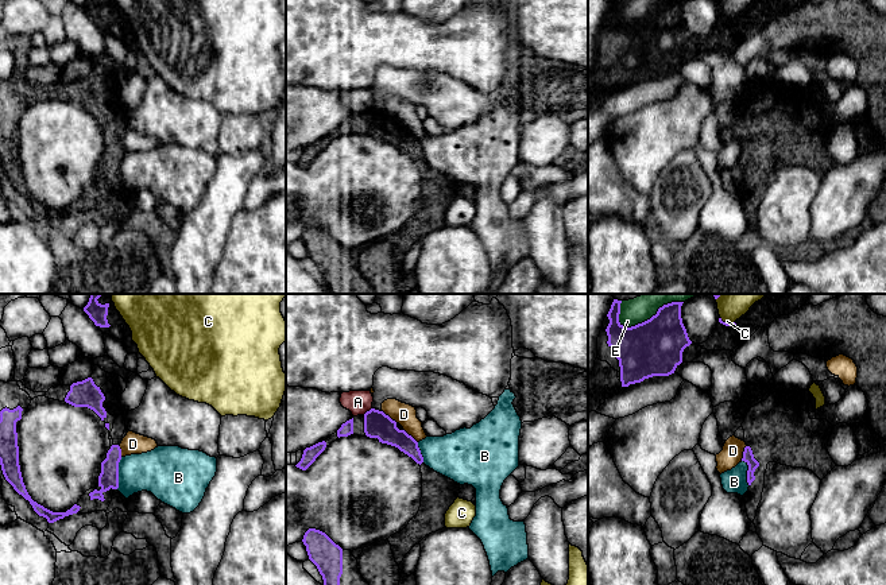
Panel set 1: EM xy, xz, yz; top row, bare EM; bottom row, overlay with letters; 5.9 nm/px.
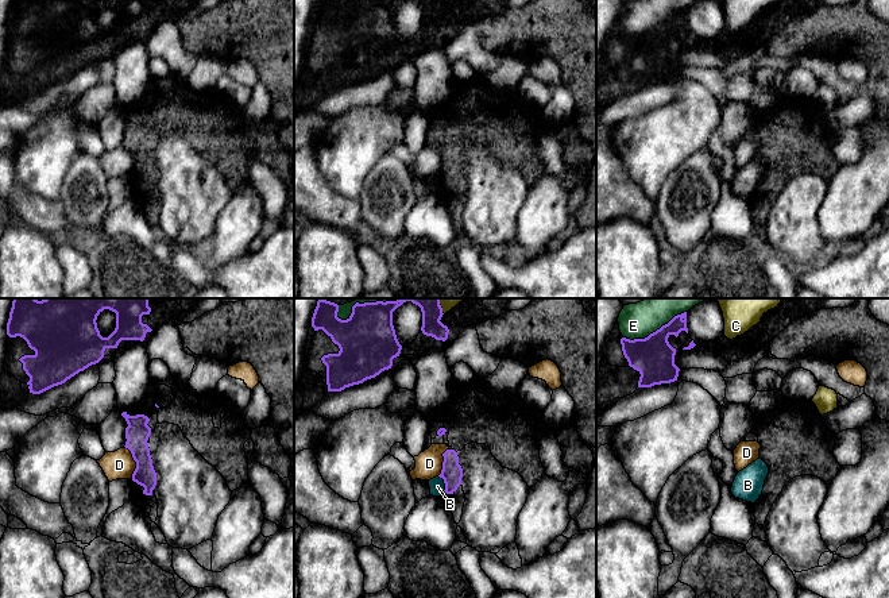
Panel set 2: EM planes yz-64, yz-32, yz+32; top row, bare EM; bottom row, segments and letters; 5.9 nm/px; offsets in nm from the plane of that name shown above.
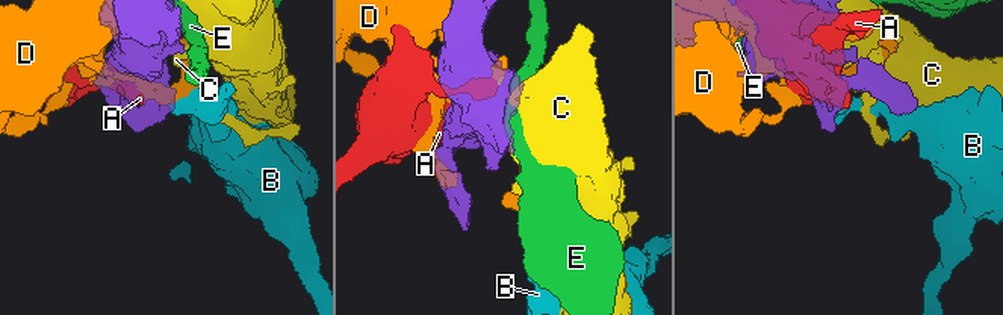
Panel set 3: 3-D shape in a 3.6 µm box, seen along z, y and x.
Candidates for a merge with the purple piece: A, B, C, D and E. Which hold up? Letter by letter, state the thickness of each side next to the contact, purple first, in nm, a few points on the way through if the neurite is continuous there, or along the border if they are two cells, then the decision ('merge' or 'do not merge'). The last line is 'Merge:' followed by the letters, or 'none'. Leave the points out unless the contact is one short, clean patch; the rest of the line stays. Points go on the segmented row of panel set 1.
A: calibres 160 and 140 nm; do not merge
B: calibres 120 and 260 nm; border xy (122, 457), (116, 488); do not merge
C: calibres 20 and 220 nm; border yz (720, 317), (726, 322), (734, 322); do not merge
D: calibres 160 and 130 nm; do not merge
E: calibres 340 and 160 nm; do not merge
Merge: none

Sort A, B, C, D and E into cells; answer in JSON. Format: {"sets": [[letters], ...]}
{"sets": [["A"], ["B"], ["C"], ["D"], ["E"]]}

